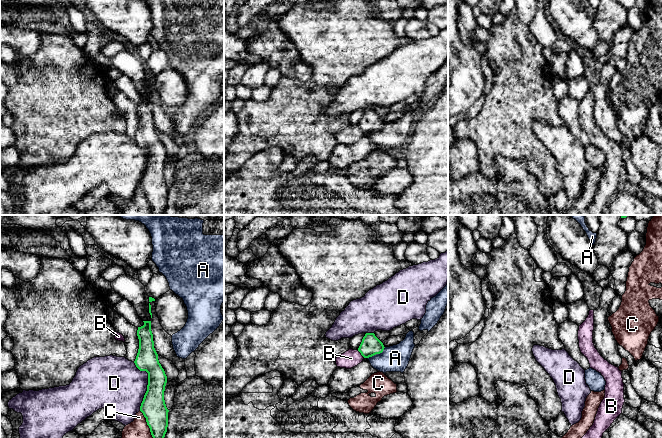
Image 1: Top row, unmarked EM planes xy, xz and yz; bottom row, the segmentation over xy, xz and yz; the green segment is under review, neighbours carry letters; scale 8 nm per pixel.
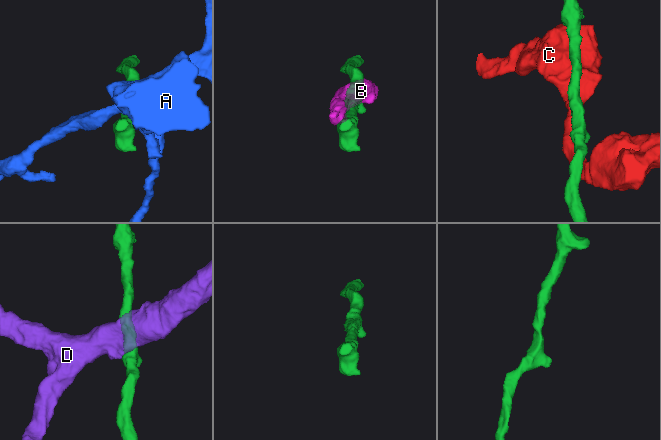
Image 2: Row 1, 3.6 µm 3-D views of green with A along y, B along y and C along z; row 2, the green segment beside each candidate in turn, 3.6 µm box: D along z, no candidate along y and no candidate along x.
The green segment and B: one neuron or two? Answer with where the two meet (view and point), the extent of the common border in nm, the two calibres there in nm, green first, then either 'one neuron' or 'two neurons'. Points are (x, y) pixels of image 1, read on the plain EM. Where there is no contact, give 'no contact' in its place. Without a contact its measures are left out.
meets green in xz at (361, 130); contact 90 nm long; 160 nm thick on the green side, 140 nm on the other; two neurons

